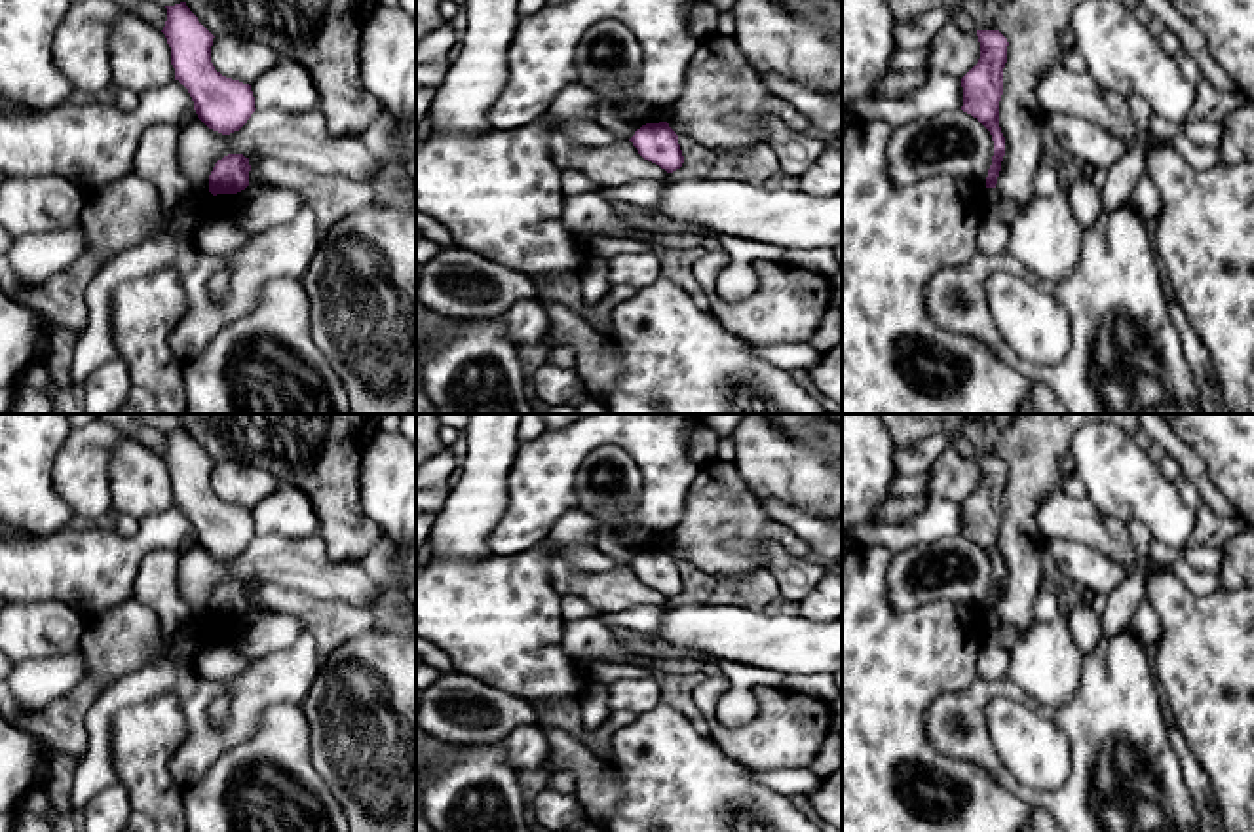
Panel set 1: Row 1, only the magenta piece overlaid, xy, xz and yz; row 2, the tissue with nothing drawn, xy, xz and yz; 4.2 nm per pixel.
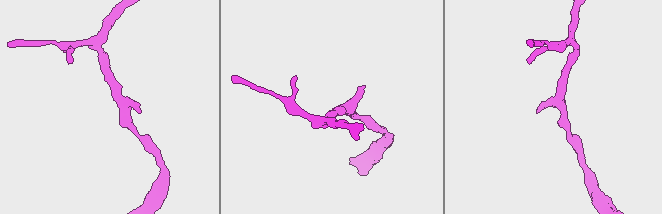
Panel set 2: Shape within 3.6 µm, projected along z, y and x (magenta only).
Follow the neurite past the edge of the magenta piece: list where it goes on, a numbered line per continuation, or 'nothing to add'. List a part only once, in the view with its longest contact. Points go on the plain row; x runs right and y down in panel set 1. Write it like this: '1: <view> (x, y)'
nothing to add

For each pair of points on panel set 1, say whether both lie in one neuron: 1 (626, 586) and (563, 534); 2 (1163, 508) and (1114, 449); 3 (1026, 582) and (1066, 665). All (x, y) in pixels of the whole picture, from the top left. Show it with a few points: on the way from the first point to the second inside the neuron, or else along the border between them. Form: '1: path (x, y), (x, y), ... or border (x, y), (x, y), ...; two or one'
1: border (548, 538), (559, 546); two
2: path (1148, 492), (1120, 464); one
3: border (1034, 620), (1023, 631); two

